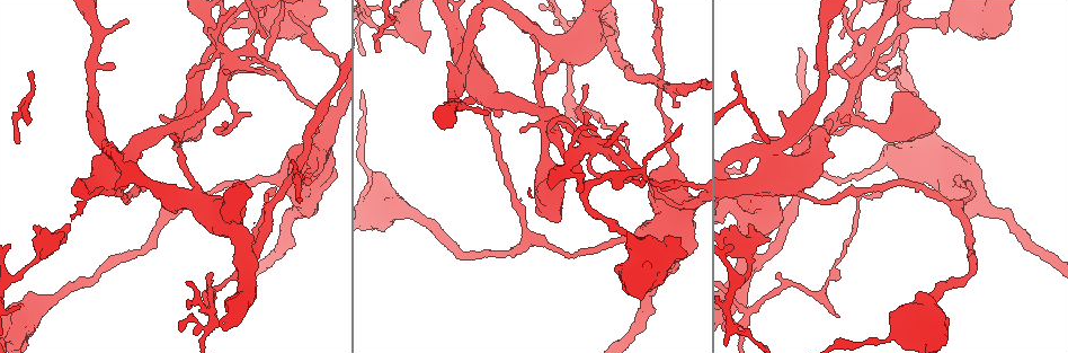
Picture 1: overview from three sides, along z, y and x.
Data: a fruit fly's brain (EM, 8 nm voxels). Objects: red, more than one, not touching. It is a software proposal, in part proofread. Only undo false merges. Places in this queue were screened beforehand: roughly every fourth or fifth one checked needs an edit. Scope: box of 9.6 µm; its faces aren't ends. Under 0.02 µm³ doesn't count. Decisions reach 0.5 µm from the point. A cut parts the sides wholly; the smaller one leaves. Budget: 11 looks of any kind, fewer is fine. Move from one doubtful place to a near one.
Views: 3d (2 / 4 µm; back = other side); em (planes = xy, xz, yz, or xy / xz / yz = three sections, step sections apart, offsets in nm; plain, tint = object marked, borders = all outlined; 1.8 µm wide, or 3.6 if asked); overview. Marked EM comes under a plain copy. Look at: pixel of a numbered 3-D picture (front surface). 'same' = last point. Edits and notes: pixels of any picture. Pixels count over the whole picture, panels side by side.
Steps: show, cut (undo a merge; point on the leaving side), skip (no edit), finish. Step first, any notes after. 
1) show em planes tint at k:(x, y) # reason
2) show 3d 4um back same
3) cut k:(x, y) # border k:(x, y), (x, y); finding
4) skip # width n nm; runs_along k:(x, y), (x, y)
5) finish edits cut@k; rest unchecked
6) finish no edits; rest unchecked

show 3d 2um at 1:(209, 310) # abrupt turn

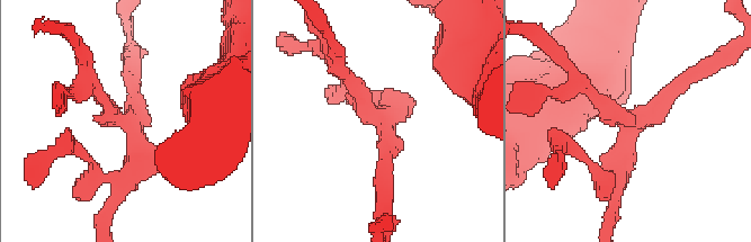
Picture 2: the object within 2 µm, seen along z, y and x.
show em xz step 16 borders at 2:(134, 118) # need the tissue

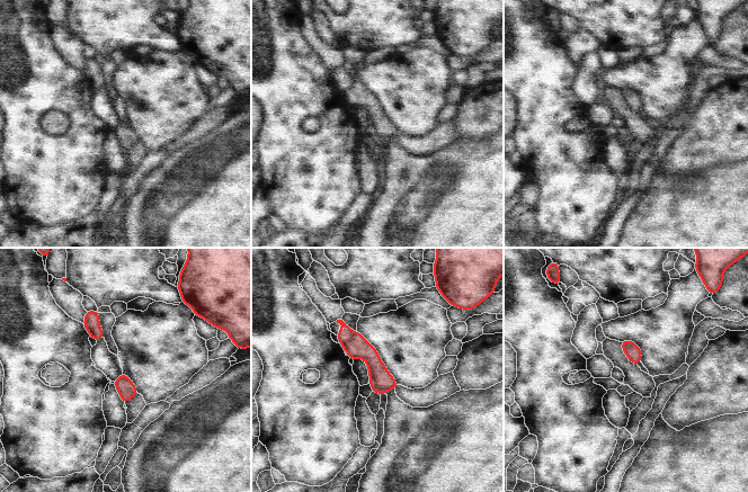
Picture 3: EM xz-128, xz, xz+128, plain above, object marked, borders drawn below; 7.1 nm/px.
show em planes borders same

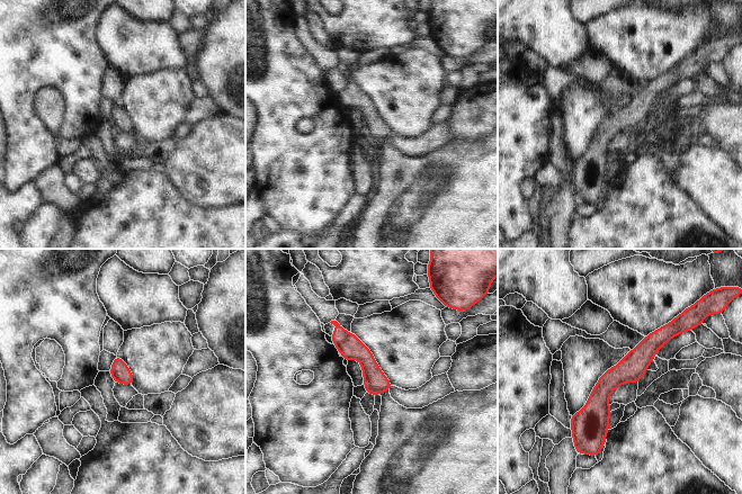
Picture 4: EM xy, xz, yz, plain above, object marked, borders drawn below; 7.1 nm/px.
skip # runs_along 4:(670, 326), (599, 395), (600, 438); continuous, no second neuron

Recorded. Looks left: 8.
show 3d 4um at 1:(748, 256) # sudden change in width

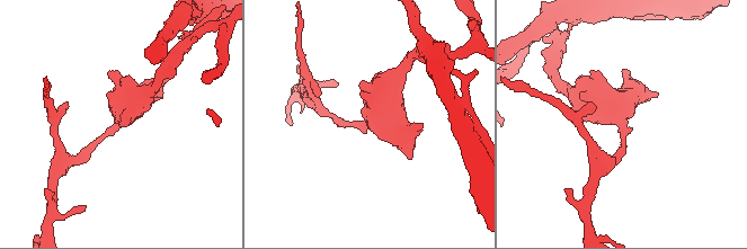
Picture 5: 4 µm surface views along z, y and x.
show em 3.6um planes tint at 5:(369, 118) # now the EM

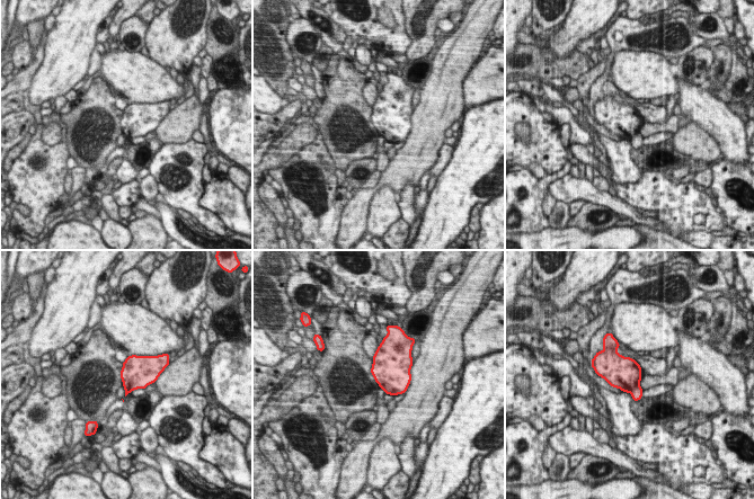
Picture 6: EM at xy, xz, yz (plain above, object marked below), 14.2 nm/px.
cut 6:(637, 392) # width 440 nm; two neurons meet here

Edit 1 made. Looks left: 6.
show overview # redraw

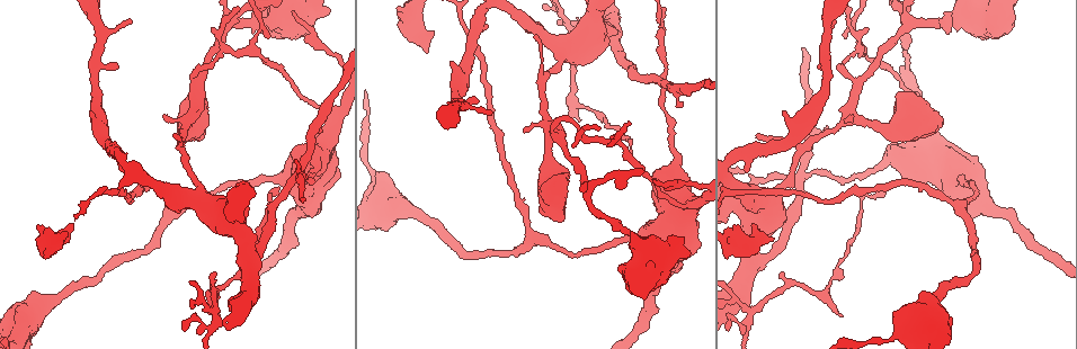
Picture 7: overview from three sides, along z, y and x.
show em 3.6um planes tint at 7:(922, 157) # thick turns thin

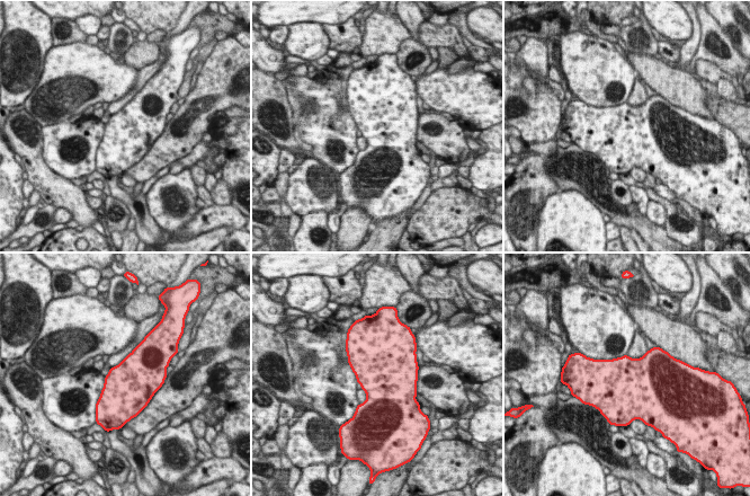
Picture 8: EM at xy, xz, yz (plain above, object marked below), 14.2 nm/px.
skip # one neuron here

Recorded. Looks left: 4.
finish edits cut@6; rest unchecked

